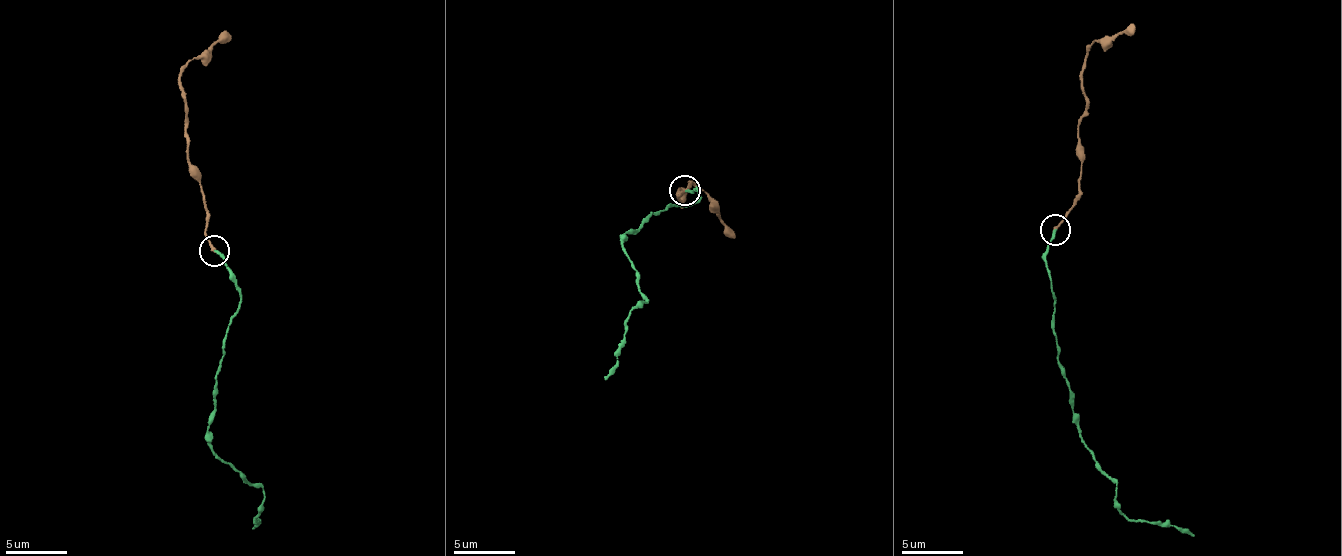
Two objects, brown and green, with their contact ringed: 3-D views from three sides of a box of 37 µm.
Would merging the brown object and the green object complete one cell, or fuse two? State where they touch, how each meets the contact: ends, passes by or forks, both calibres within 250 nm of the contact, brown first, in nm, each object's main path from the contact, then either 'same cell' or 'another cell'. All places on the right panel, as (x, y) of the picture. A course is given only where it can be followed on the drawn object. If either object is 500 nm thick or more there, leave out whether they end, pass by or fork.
(1055, 229) | brown ends | green ends | 240/220 nm | brown via (1054, 229), (1079, 191), (1077, 119), (1088, 103), (1082, 69), (1086, 50), (1095, 41), (1109, 42), (1133, 25) | green via (1054, 229), (1046, 256), (1057, 356), (1074, 425), (1117, 488), (1117, 506), (1132, 520), (1182, 527), (1193, 535) | same cell

